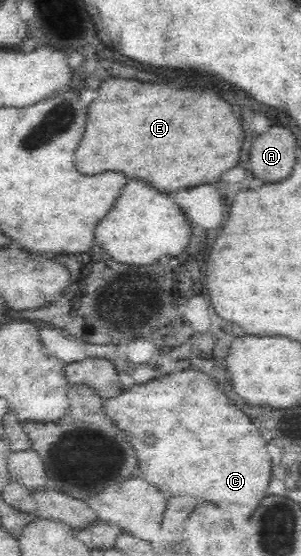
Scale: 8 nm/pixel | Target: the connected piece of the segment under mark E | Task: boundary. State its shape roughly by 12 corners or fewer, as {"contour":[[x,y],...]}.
{"contour":[[107,79],[73,165],[162,195],[216,184],[239,119],[213,91]]}

